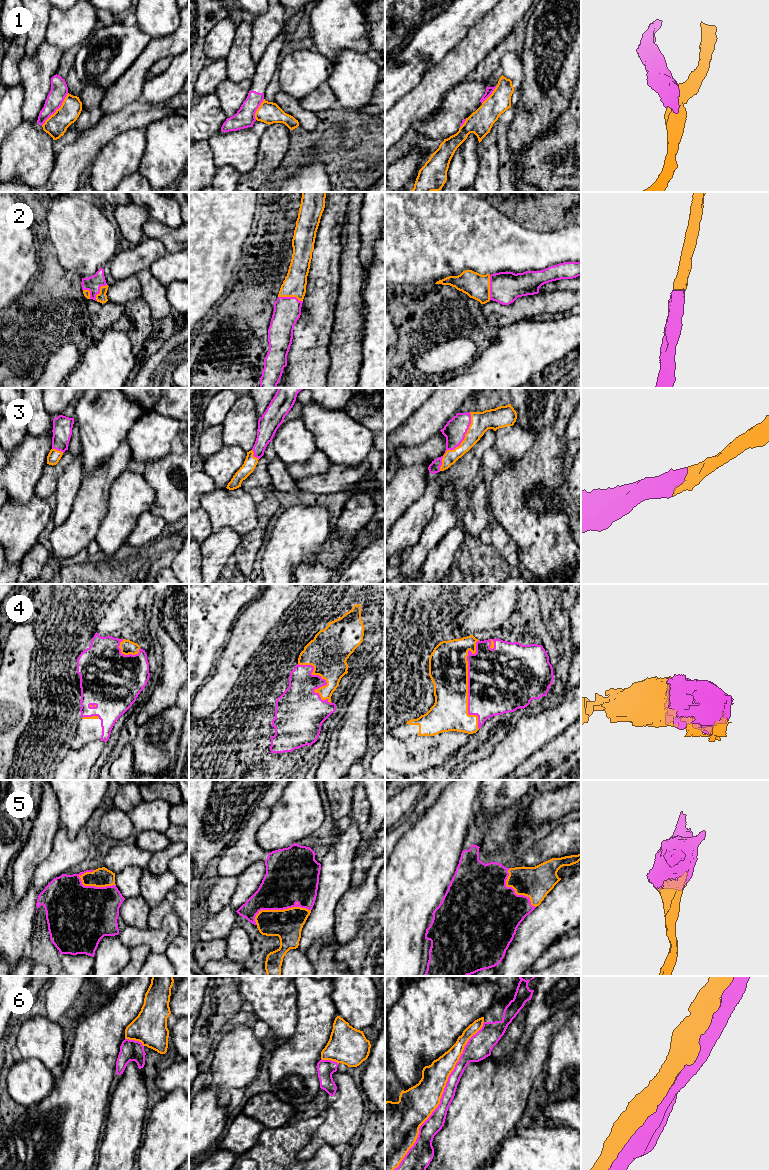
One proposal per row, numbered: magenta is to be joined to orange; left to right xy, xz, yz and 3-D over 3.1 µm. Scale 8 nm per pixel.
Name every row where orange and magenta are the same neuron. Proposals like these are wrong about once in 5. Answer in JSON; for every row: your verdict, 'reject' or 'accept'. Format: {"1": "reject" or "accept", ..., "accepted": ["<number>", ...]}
{"1": "reject", "2": "accept", "3": "accept", "4": "accept", "5": "accept", "6": "accept", "accepted": ["2", "3", "4", "5", "6"]}

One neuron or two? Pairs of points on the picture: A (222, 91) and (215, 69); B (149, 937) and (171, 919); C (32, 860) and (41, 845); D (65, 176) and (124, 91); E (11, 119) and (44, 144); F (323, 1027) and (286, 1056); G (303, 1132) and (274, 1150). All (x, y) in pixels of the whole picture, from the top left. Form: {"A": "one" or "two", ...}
{"A": "two", "B": "one", "C": "one", "D": "two", "E": "two", "F": "one", "G": "one"}

